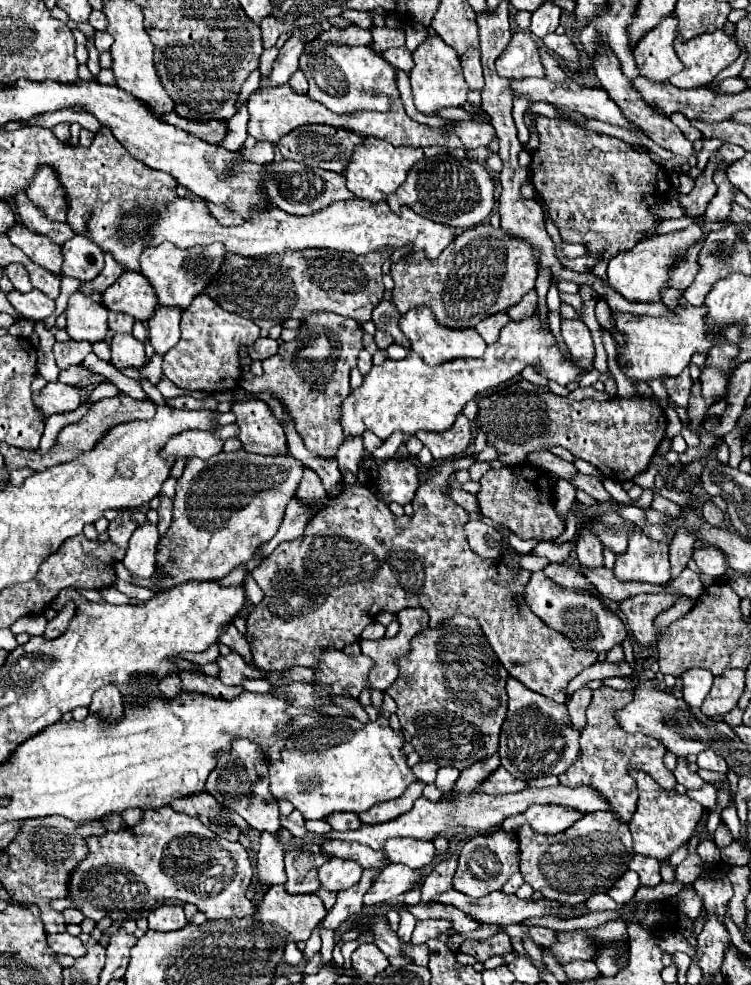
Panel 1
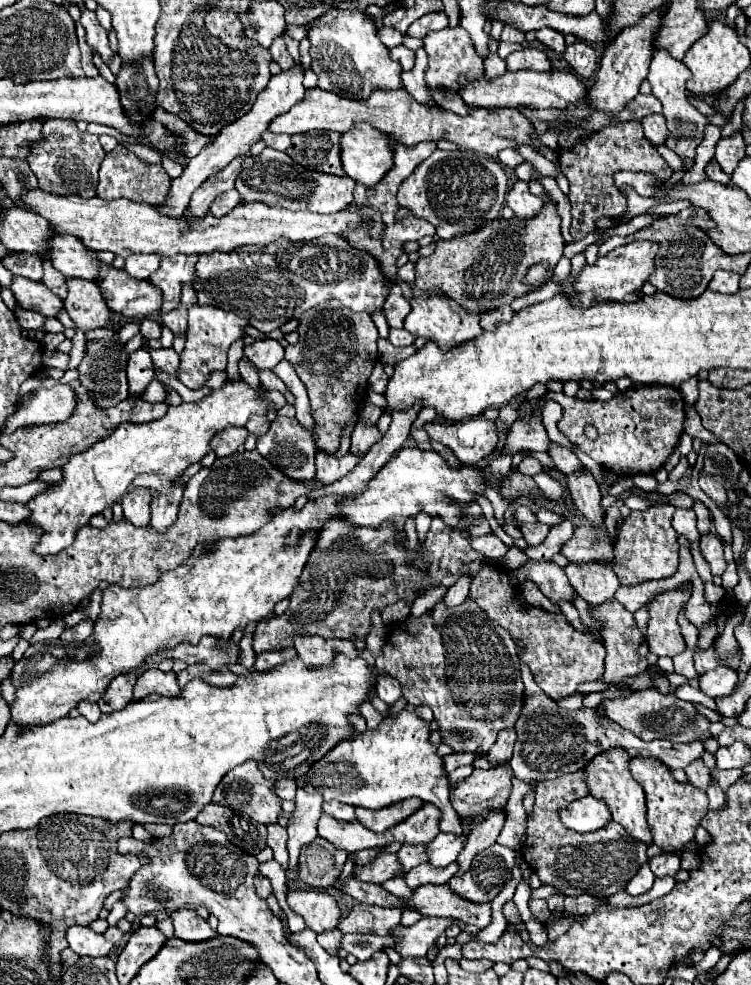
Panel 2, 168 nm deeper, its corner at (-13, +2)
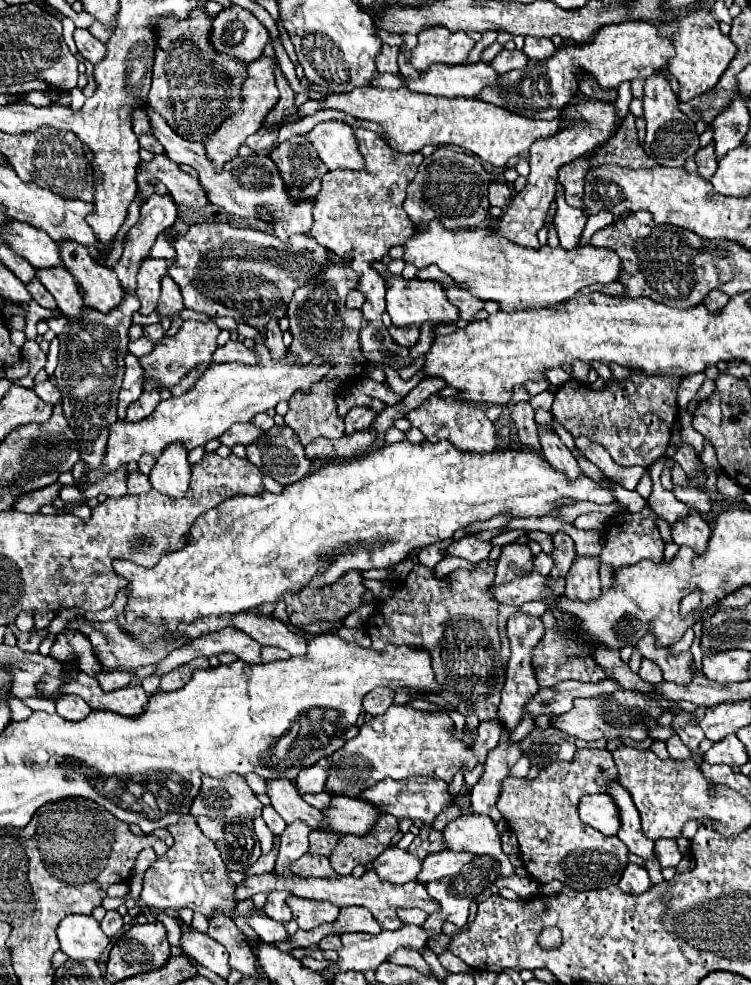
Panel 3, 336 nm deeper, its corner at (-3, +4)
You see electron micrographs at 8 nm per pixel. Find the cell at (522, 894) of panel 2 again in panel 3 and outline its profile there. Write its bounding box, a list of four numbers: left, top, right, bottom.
[444,813,515,876]

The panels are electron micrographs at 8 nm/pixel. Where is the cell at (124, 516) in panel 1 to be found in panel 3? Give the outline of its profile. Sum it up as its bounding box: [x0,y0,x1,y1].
[128,471,152,495]

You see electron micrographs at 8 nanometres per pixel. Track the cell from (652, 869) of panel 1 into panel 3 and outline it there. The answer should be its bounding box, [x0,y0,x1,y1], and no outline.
[656,839,682,867]

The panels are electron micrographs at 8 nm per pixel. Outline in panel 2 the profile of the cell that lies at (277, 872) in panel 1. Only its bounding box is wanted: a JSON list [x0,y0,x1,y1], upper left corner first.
[286,779,322,871]

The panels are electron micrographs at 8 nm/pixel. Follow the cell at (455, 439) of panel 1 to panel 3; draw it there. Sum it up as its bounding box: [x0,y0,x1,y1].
[406,395,498,453]

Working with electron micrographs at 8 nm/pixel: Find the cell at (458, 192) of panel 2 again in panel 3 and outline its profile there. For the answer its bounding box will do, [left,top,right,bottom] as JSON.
[404,147,488,229]

